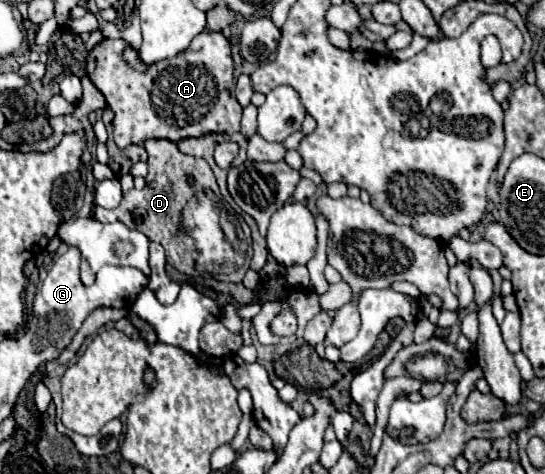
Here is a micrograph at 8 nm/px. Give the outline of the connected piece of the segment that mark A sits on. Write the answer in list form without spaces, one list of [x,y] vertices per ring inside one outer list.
[[[200,32],[188,50],[180,52],[174,58],[160,60],[158,64],[152,64],[148,70],[140,72],[132,68],[124,58],[122,52],[130,44],[122,38],[118,40],[102,40],[98,46],[94,46],[88,54],[88,76],[94,82],[94,86],[104,94],[108,106],[114,112],[114,142],[120,150],[132,146],[132,144],[144,144],[144,140],[172,140],[180,142],[184,138],[200,138],[212,132],[224,132],[224,134],[236,134],[240,132],[240,118],[242,118],[242,106],[232,100],[232,86],[234,86],[234,60],[232,60],[232,48],[230,40],[222,32]]]

